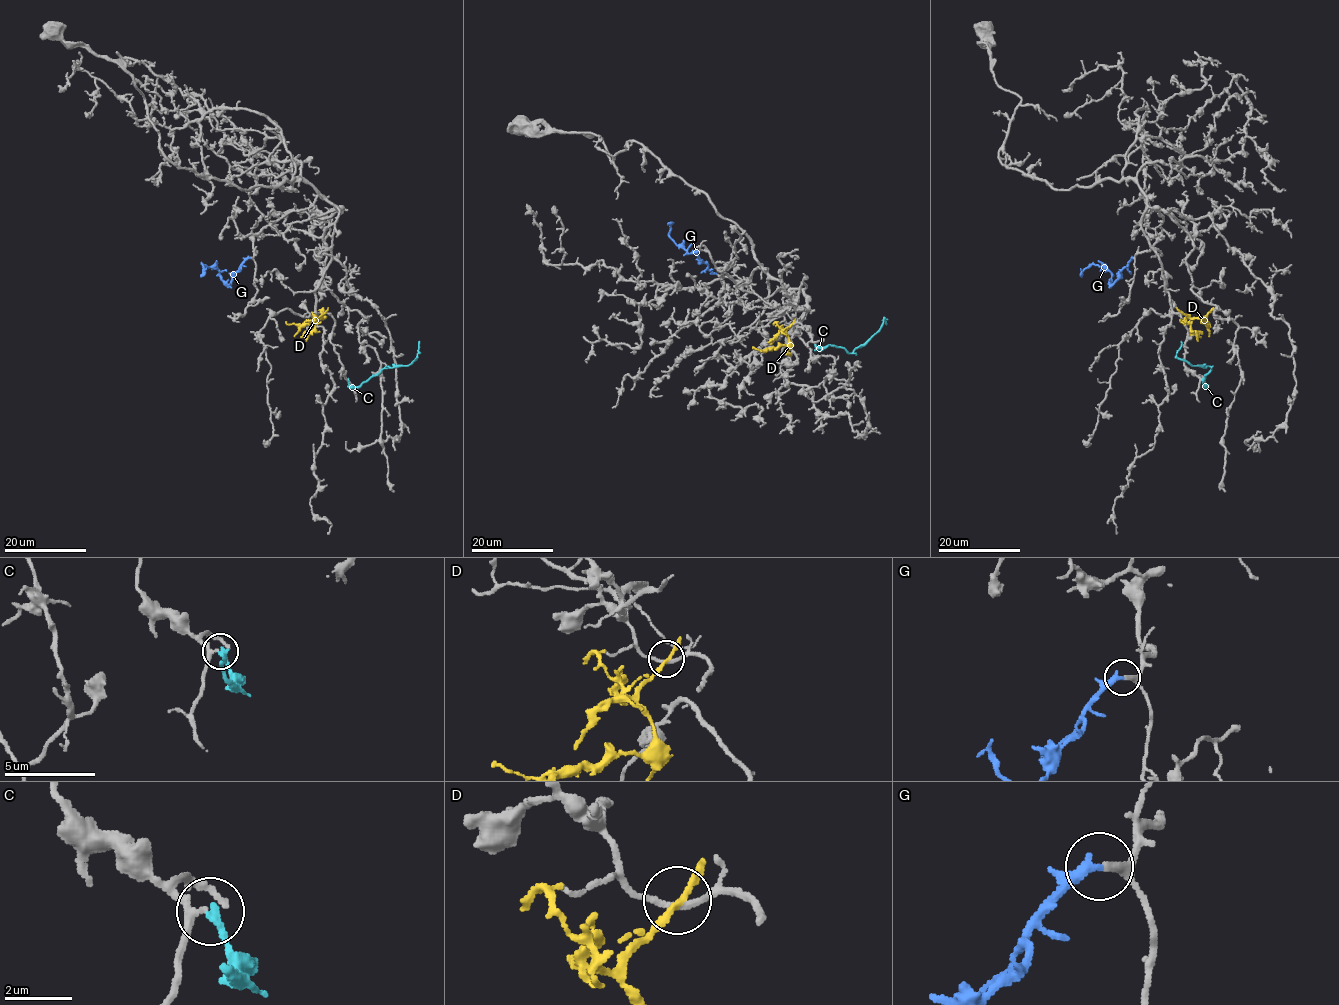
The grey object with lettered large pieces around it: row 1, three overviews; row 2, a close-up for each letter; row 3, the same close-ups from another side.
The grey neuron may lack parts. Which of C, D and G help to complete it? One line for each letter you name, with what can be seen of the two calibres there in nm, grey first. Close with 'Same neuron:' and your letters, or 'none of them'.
G: calibres 180 and 280 nm
Same neuron: G

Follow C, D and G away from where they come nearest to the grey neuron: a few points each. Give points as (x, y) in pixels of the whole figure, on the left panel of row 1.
C: (347, 379), (351, 384), (359, 387), (386, 366), (408, 366), (416, 358), (419, 341)
D: (325, 313), (319, 320), (296, 324), (285, 322)
G: (249, 257), (228, 285), (216, 269), (203, 264), (201, 277)

